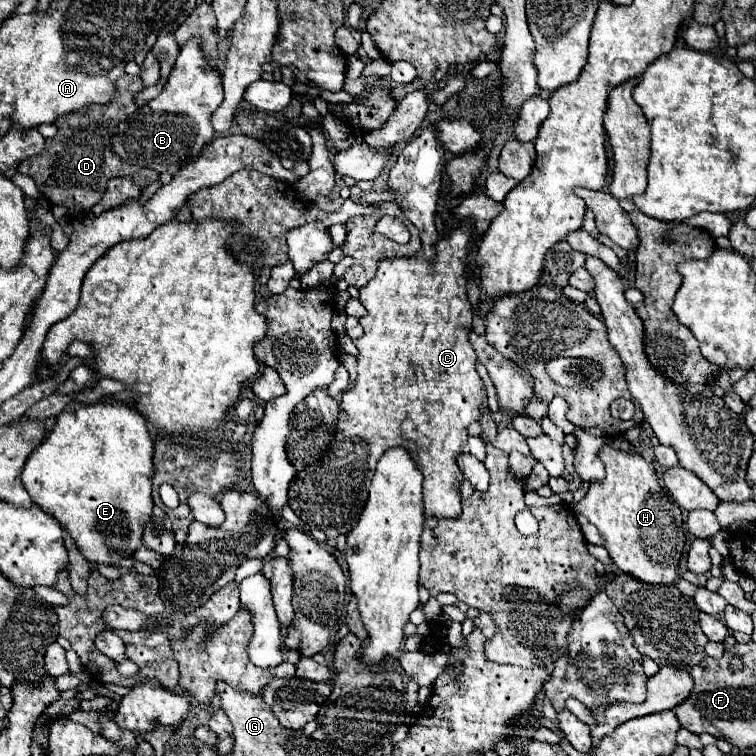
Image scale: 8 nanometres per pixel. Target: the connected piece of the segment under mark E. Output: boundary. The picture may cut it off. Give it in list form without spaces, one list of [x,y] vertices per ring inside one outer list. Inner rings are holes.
[[[101,397],[95,403],[83,403],[81,407],[71,411],[63,411],[61,415],[57,415],[57,421],[53,425],[53,429],[45,435],[45,439],[41,441],[41,445],[29,455],[25,469],[23,469],[23,485],[27,489],[27,493],[31,495],[33,503],[39,505],[41,509],[45,509],[47,513],[51,513],[75,539],[77,547],[81,549],[81,553],[85,555],[87,561],[91,563],[107,563],[107,565],[115,565],[121,557],[131,557],[133,551],[137,551],[141,547],[141,535],[143,535],[143,527],[151,515],[153,509],[153,499],[151,499],[151,477],[153,477],[153,439],[151,433],[147,429],[147,419],[143,419],[143,415],[131,407],[129,403],[117,401],[115,397]]]

